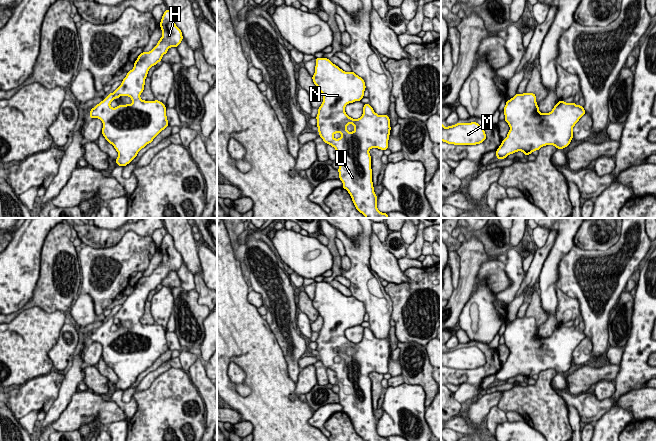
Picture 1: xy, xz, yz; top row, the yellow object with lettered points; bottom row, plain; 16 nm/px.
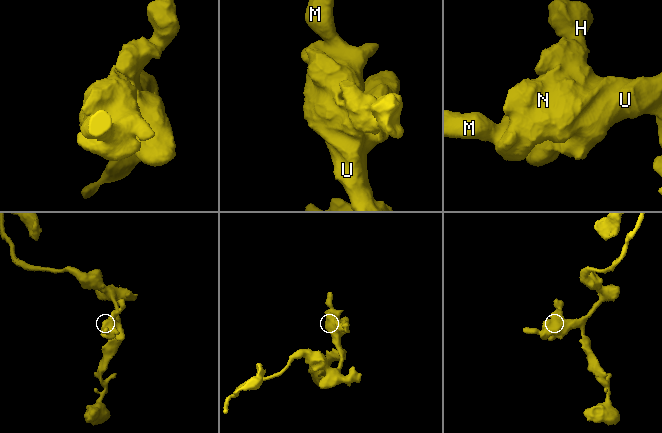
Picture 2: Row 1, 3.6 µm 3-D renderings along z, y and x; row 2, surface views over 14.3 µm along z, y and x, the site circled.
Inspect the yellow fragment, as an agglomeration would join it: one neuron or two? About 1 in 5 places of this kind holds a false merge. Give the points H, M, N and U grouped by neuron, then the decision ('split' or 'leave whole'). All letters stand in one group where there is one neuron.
groups H M N U; leave whole

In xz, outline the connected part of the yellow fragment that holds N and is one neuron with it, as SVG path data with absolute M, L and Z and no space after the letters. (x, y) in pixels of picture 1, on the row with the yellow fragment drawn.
M316 58L313 83L323 94L323 102L318 108L317 127L320 137L326 144L336 149L339 158L339 179L343 188L348 191L356 209L366 218L389 218L388 214L377 209L377 195L372 182L371 156L369 150L388 149L390 135L390 119L388 115L378 115L369 103L364 104L363 114L359 119L349 117L345 106L355 101L361 101L366 89L364 79L354 72L345 72L333 64L328 58Z

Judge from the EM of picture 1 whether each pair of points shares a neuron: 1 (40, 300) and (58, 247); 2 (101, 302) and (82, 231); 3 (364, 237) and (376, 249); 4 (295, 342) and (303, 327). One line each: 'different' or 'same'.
1: same
2: different
3: different
4: different

